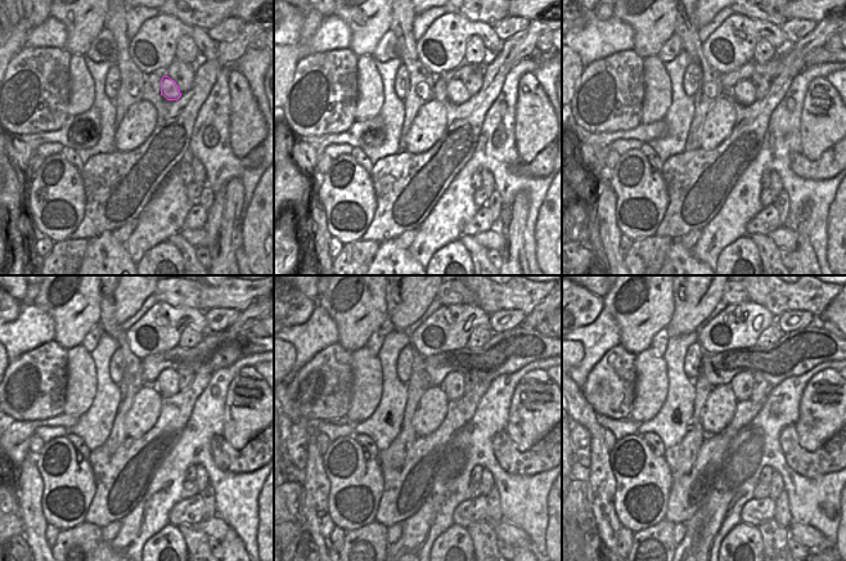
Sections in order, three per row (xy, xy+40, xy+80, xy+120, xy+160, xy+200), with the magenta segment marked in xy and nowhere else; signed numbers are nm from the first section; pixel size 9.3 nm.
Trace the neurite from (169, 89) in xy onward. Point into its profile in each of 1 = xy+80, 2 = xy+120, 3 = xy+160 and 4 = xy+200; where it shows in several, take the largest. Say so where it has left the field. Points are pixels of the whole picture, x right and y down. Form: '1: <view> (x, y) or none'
1: xy+80 (745, 88)
2: xy+120 (169, 376)
3: xy+160 (455, 377)
4: xy+200 (745, 376)

